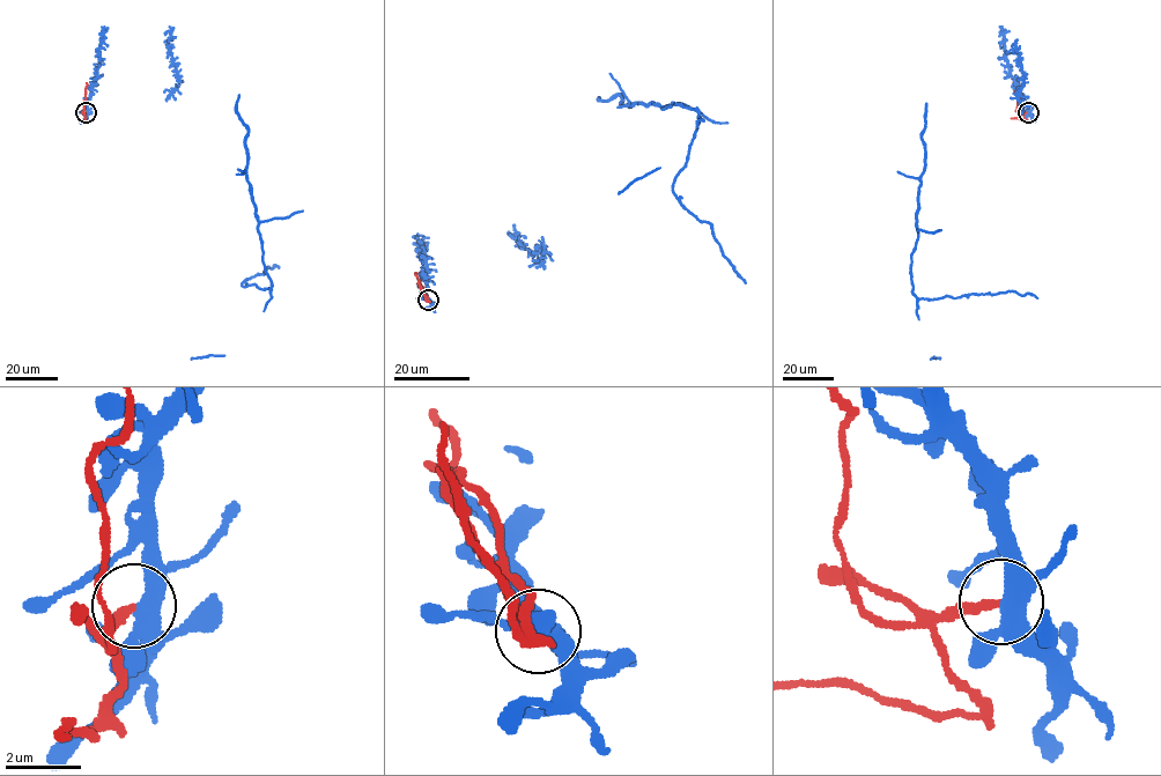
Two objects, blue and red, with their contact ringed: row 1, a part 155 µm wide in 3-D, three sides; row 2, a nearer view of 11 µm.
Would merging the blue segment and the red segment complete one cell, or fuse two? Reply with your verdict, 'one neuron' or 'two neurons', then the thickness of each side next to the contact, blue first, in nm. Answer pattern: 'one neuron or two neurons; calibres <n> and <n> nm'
two neurons; calibres 360 and 240 nm

